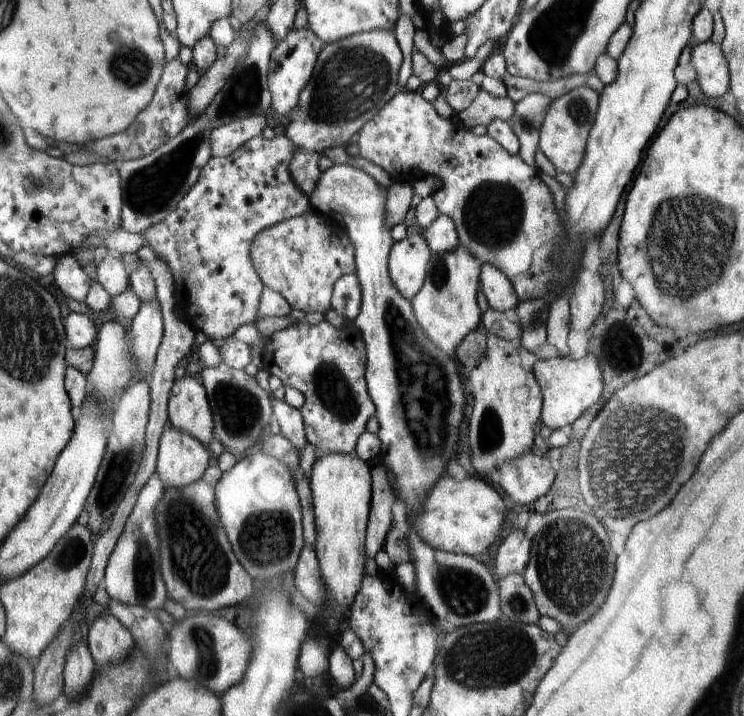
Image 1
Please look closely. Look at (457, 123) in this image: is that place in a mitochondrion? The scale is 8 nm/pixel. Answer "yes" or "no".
no

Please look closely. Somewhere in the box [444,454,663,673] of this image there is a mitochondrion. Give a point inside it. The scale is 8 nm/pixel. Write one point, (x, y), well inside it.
(571, 562)

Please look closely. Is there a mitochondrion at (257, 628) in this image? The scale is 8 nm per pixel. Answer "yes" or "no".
no

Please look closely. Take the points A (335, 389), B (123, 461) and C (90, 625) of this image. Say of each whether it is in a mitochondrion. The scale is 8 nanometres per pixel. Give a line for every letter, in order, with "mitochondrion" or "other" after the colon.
A: mitochondrion
B: mitochondrion
C: other

